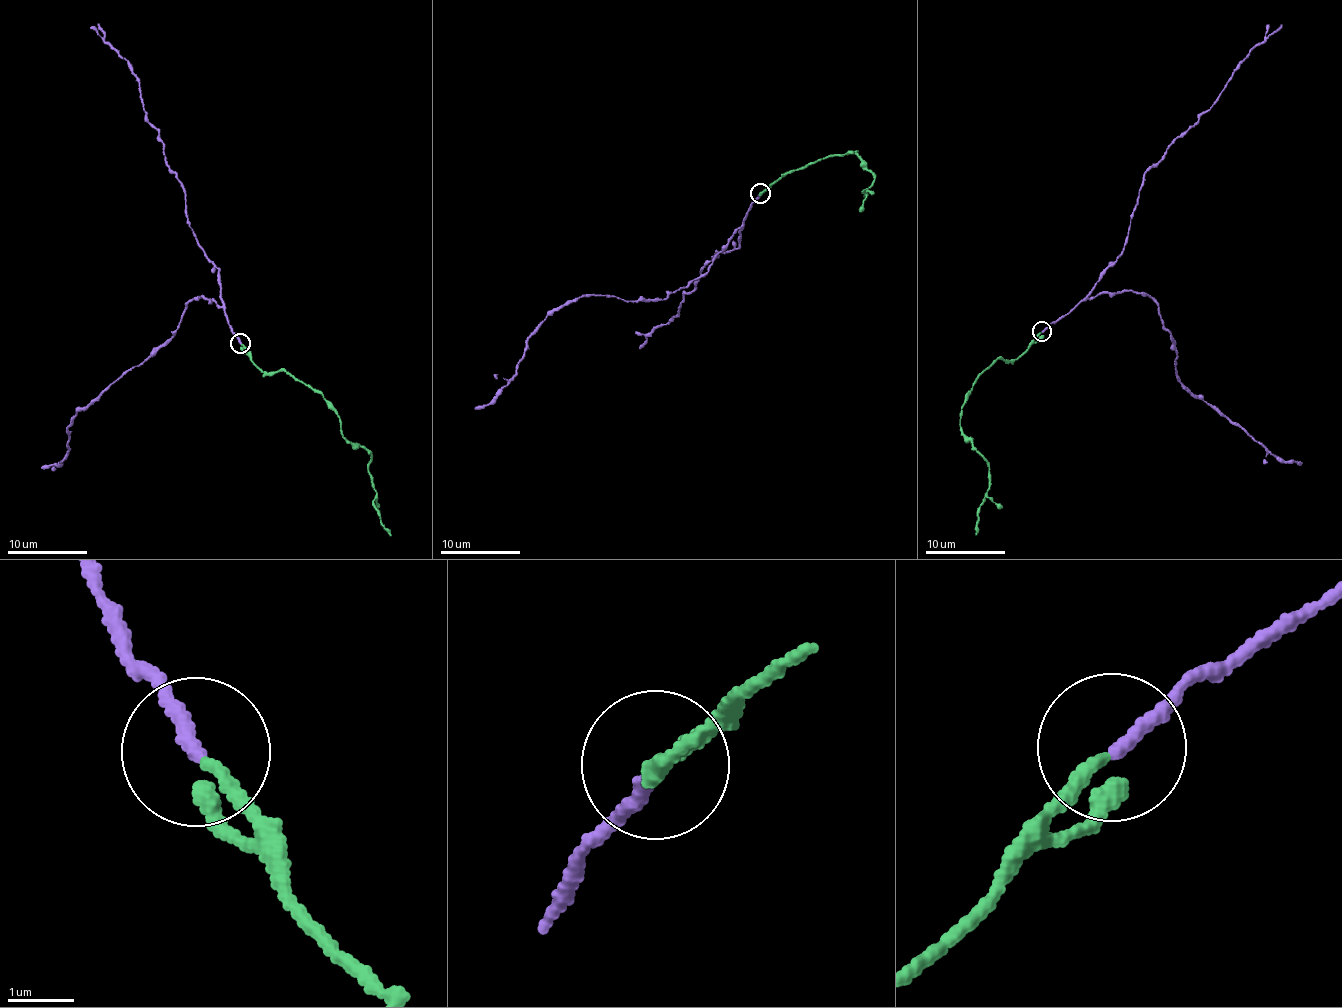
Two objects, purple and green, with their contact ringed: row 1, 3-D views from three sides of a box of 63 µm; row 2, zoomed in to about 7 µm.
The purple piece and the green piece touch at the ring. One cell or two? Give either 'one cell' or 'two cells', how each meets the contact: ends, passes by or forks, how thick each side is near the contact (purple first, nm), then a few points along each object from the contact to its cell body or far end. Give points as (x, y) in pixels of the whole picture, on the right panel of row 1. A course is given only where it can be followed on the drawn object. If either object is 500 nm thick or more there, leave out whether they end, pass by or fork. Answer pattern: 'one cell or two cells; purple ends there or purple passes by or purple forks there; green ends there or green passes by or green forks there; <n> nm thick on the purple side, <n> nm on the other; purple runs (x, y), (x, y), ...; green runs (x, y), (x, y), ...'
two cells; purple ends there; green forks there; 220 nm thick on the purple side, 110 nm on the other; purple runs (1042, 332), (1101, 293), (1146, 294), (1158, 305), (1185, 387), (1285, 461), (1301, 463); green runs (1042, 332), (1014, 360), (995, 360), (978, 374), (961, 409), (960, 428), (990, 475), (977, 534)

